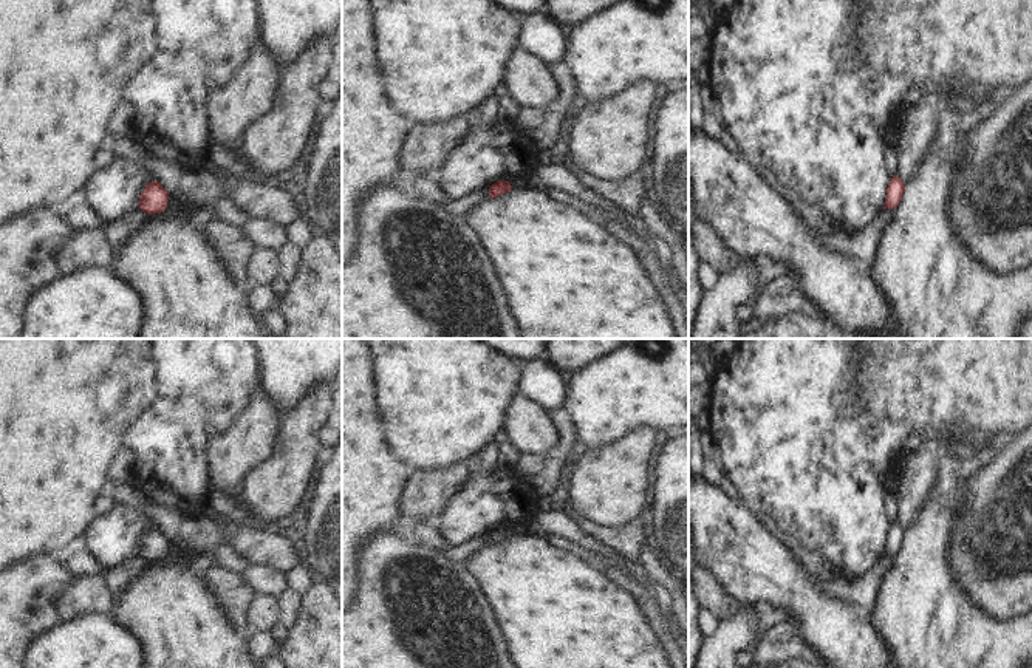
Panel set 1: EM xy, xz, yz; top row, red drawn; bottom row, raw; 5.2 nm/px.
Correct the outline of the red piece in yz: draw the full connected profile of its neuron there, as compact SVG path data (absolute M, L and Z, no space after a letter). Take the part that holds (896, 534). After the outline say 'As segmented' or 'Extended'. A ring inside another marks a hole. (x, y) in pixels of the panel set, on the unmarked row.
M893 521L887 533L883 557L897 554L902 546L904 538L905 538L905 529L897 521Z. As segmented

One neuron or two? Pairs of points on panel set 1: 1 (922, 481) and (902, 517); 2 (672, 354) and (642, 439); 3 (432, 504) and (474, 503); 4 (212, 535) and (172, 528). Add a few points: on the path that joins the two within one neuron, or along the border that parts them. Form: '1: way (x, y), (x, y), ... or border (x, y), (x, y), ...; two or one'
1: way (913, 490), (908, 507); one
2: border (658, 429), (638, 427), (613, 441); two
3: border (474, 475), (435, 524); two
4: way (203, 532), (181, 528); one

